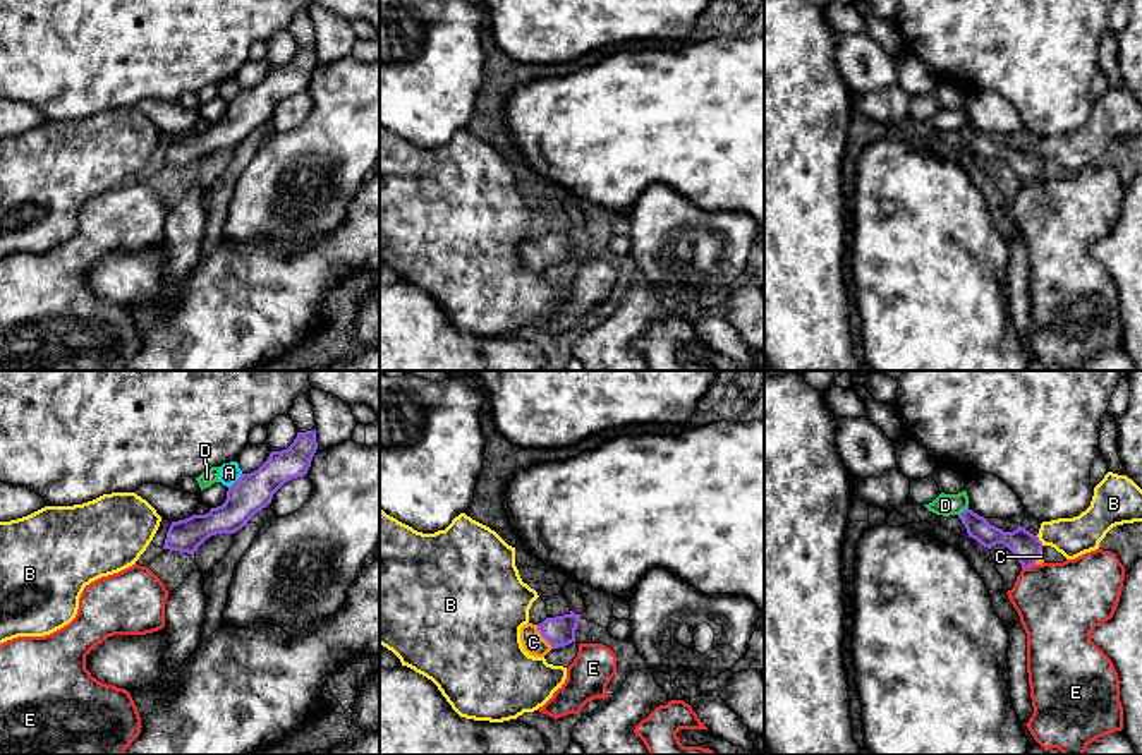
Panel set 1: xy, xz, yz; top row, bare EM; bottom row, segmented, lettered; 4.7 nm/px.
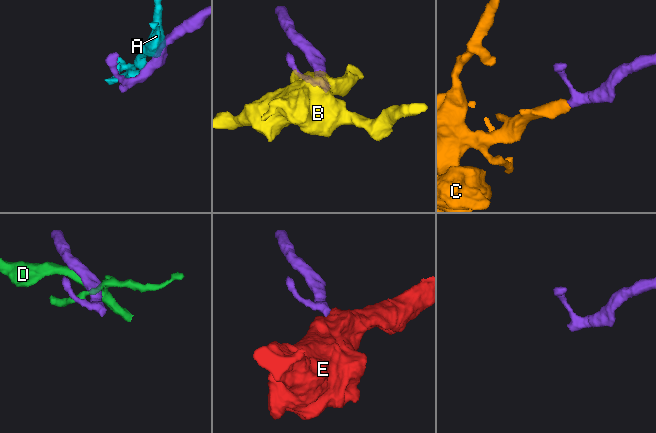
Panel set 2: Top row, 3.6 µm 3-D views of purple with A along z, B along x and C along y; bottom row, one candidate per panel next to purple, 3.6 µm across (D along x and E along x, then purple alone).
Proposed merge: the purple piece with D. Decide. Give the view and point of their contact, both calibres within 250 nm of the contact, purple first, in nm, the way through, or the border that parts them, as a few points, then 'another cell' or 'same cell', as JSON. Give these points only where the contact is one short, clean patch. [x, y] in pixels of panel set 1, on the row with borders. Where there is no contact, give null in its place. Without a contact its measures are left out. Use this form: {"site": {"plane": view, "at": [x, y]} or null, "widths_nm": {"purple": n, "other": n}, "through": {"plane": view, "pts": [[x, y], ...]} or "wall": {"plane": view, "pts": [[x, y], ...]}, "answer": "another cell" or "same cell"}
{"site": {"plane": "yz", "at": [962, 512]}, "widths_nm": {"purple": 110, "other": 100}, "wall": {"plane": "yz", "pts": [[967, 507], [959, 515]]}, "answer": "another cell"}

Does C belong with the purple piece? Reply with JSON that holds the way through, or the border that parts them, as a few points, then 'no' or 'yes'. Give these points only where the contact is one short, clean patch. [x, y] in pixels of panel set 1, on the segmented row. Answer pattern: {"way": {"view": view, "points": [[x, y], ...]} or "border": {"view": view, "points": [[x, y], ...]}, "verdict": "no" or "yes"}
{"way": {"view": "xz", "points": [[560, 630], [543, 637], [533, 642]]}, "verdict": "yes"}

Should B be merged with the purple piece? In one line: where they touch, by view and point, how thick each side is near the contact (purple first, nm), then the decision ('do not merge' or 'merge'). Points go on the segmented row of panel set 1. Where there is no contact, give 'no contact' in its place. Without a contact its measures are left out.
contact yz (1039, 541); calibres 140 and 180 nm; do not merge

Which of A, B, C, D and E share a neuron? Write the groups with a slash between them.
A / B / C / D / E

